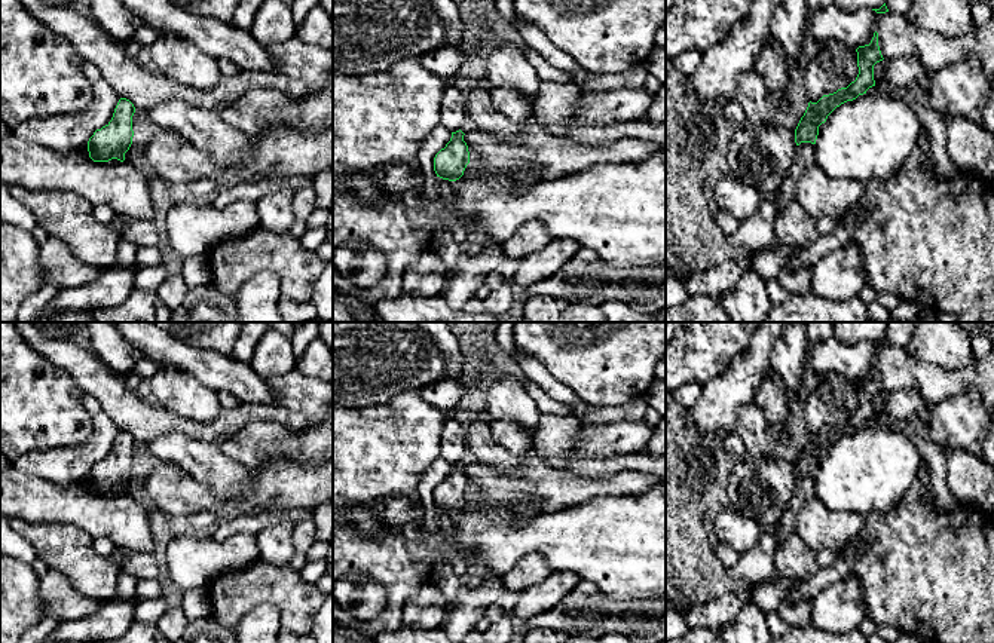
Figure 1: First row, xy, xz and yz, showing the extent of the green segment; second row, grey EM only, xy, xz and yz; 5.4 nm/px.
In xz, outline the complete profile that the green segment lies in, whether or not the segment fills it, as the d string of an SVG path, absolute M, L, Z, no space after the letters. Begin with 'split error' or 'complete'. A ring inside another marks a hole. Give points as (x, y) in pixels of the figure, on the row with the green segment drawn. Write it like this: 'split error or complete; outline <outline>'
complete; outline M459 129L452 132L450 141L434 157L434 171L437 177L456 181L464 175L470 163L468 146L464 141L464 132Z

